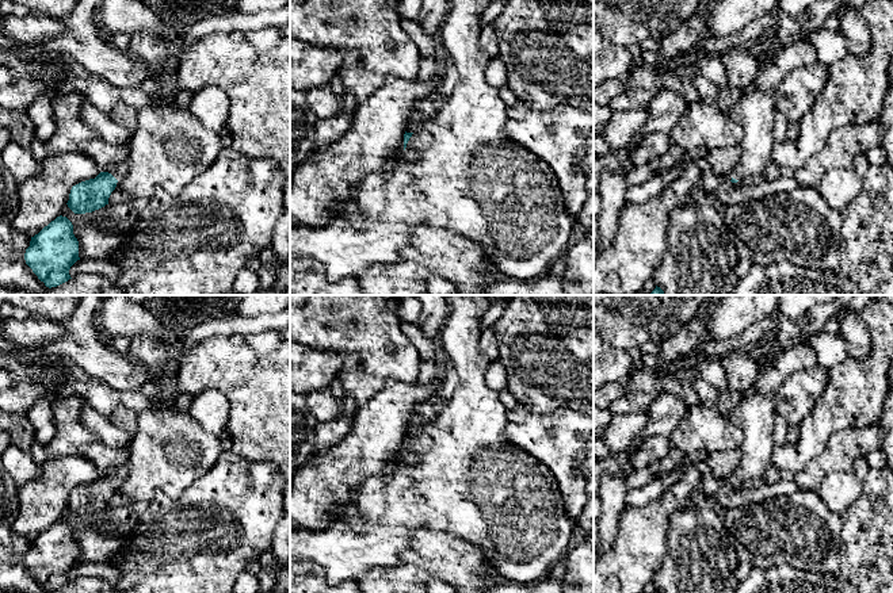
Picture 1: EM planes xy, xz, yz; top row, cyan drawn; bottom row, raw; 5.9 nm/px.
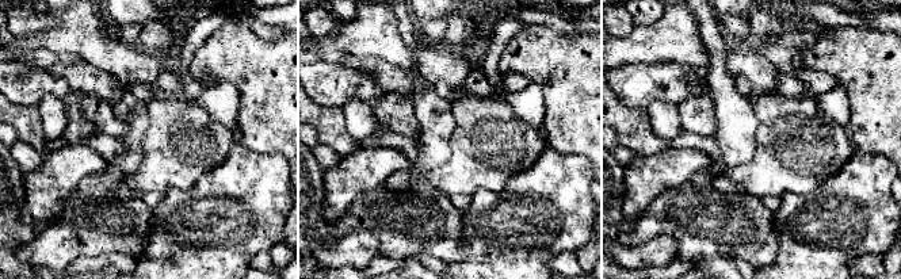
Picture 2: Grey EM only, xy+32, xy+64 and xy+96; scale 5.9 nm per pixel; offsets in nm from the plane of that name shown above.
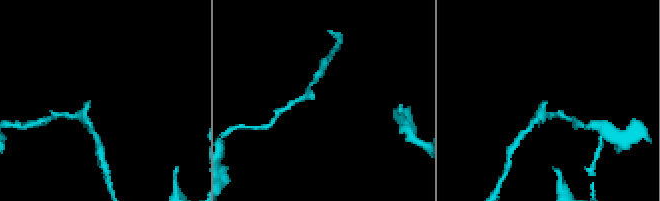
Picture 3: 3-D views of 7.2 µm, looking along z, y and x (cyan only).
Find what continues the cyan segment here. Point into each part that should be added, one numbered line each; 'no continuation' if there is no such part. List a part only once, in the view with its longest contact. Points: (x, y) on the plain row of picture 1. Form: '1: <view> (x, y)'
1: xz (420, 444)

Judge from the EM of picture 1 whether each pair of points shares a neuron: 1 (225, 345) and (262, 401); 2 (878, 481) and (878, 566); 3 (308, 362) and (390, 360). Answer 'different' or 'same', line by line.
1: same
2: same
3: different

